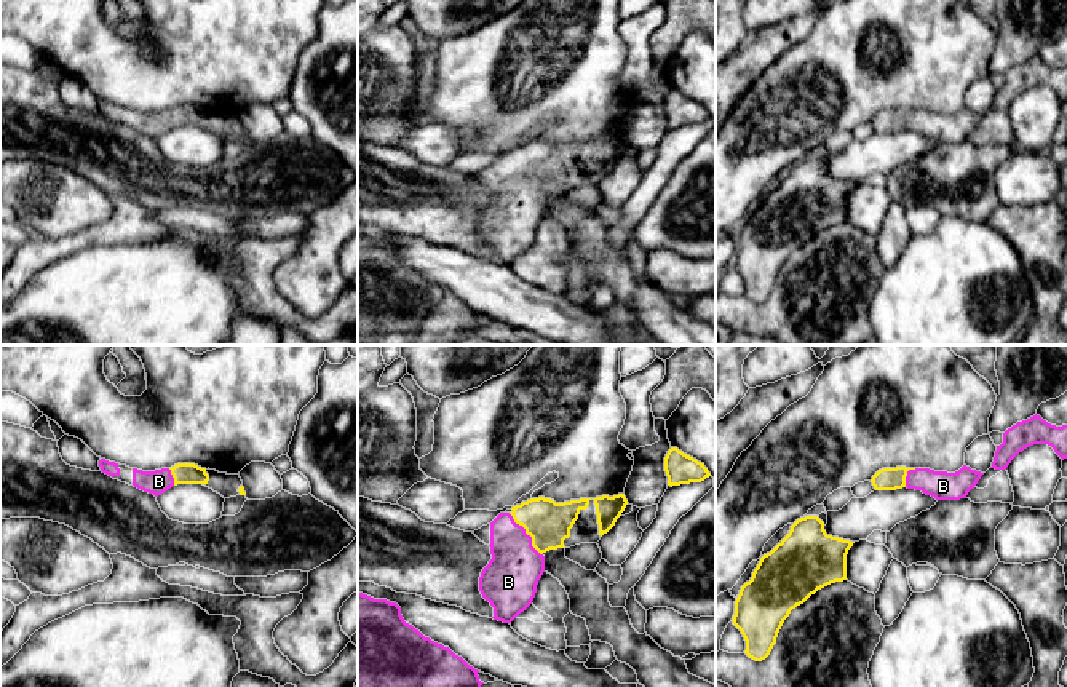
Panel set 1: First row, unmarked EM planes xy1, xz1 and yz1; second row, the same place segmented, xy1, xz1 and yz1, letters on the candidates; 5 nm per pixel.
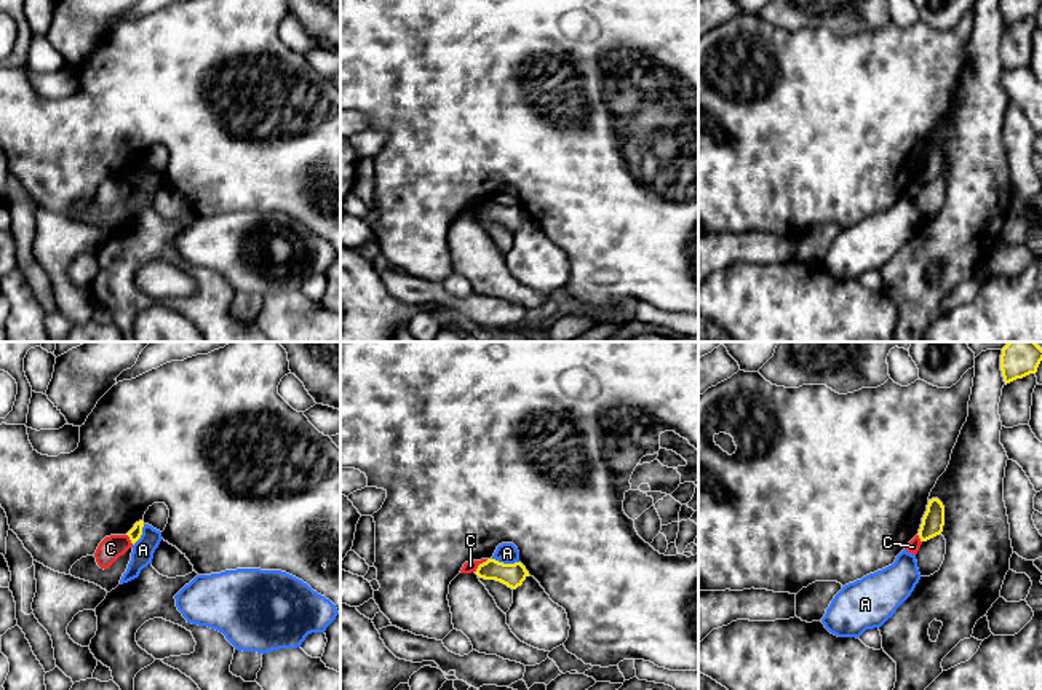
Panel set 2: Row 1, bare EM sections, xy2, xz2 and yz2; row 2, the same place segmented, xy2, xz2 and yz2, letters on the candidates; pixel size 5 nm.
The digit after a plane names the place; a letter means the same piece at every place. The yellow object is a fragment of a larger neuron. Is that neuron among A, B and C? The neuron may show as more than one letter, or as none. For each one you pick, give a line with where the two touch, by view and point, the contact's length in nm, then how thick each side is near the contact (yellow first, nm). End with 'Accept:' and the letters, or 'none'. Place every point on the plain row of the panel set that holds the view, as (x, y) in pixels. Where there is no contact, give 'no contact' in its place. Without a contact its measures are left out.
B: contact xz1 (527, 176); length 260 nm; calibres 220 and 280 nm
Accept: B

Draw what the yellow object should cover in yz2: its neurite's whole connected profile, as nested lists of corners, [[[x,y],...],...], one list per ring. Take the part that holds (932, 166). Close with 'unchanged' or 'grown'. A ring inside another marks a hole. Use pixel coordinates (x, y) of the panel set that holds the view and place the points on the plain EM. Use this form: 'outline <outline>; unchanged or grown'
outline [[[938,141],[929,142],[927,153],[922,160],[919,171],[921,184],[927,184],[943,174],[945,168],[945,149]]]; unchanged

